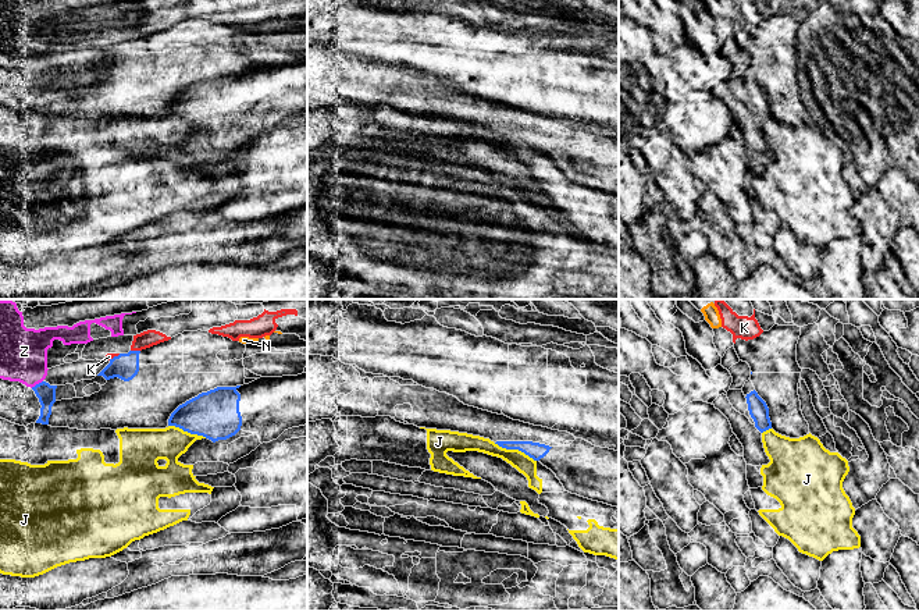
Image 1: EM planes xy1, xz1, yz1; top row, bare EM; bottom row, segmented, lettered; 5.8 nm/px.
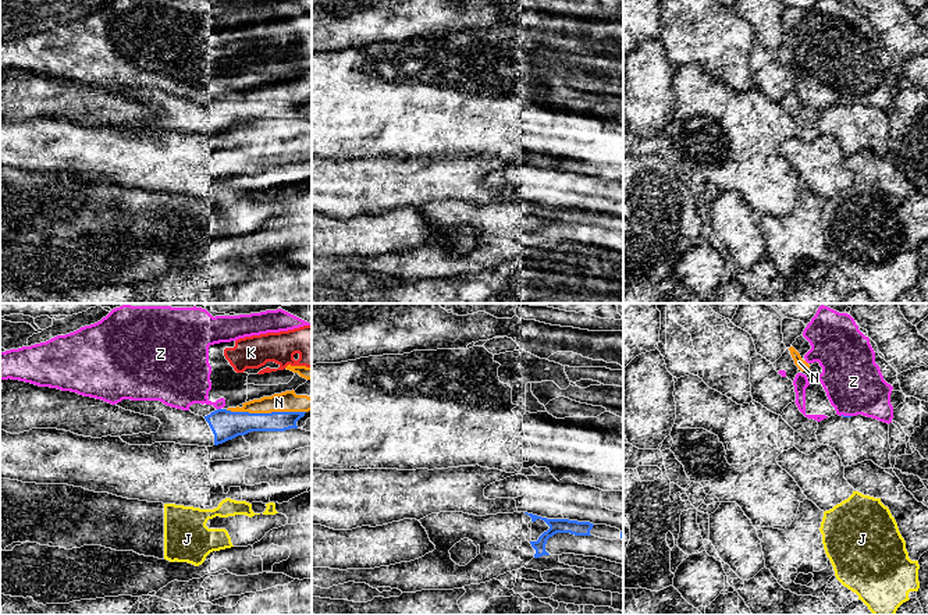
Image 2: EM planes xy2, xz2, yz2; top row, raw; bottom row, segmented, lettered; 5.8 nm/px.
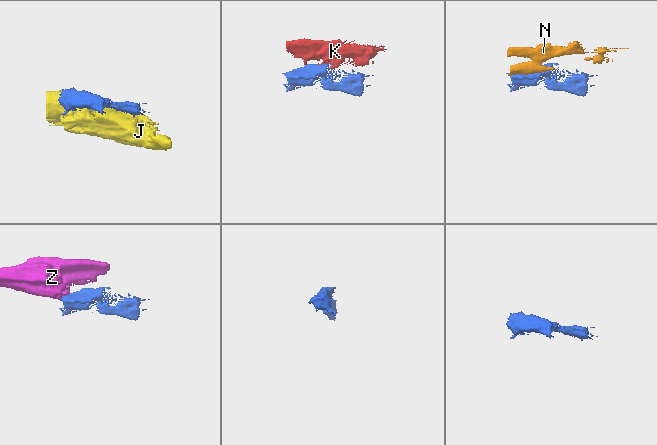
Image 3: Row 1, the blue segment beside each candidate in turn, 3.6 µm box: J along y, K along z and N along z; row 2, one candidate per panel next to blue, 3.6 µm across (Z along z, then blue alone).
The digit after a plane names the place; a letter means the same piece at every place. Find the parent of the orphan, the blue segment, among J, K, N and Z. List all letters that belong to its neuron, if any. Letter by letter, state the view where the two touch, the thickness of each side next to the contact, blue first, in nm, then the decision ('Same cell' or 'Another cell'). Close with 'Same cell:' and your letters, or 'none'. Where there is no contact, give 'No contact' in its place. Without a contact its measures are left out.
J: Touches blue in xz1. Thickness 100 nm (blue) against 110 nm. Another cell
K: Touches blue in xy1. Thickness 160 nm (blue) against 100 nm. Another cell
N: Touches blue in xy2. Thickness 170 nm (blue) against 120 nm. Another cell
Z: Touches blue in xy1. Thickness 110 nm (blue) against 280 nm. Another cell
Same cell: none

